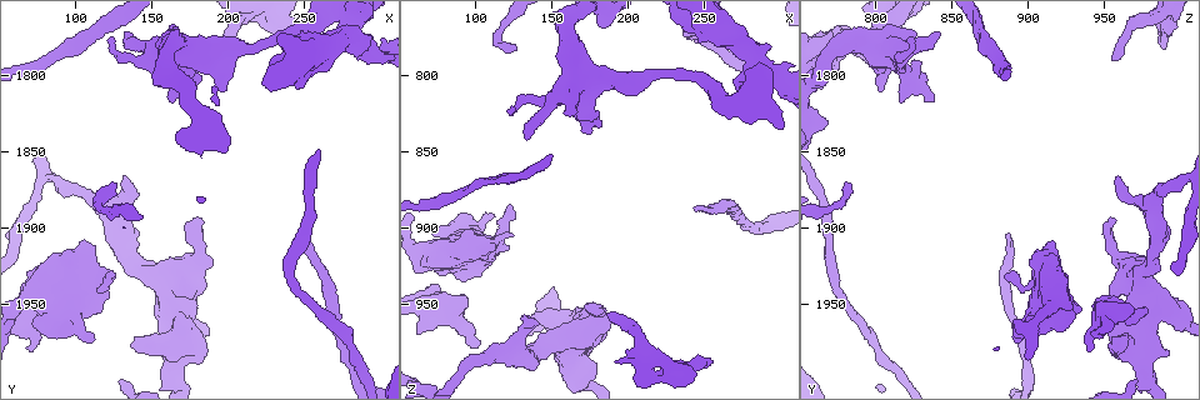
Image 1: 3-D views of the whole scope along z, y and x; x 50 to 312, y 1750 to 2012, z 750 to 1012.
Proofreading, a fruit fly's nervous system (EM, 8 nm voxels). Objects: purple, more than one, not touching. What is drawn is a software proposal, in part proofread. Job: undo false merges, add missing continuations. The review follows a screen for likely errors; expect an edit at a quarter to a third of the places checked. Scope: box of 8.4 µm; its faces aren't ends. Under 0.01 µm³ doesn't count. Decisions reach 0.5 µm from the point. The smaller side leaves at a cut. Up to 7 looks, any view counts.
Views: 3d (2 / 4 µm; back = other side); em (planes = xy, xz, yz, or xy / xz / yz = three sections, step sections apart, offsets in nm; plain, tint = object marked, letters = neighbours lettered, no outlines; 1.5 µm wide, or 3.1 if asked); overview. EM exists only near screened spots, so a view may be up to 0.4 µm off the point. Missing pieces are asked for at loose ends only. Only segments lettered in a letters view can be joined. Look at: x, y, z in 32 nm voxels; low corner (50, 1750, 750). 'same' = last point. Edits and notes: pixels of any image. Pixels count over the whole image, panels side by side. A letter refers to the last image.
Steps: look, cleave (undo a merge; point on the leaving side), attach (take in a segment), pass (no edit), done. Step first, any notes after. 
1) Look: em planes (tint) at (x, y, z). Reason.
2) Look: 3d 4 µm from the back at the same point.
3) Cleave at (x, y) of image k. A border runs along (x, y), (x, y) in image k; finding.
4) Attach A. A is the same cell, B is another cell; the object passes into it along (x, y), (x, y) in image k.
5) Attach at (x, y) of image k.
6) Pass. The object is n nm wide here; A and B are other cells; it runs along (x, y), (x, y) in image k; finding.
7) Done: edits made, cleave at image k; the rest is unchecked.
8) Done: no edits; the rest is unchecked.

Look: 3d 4 µm at (254, 1780, 988). Free end.

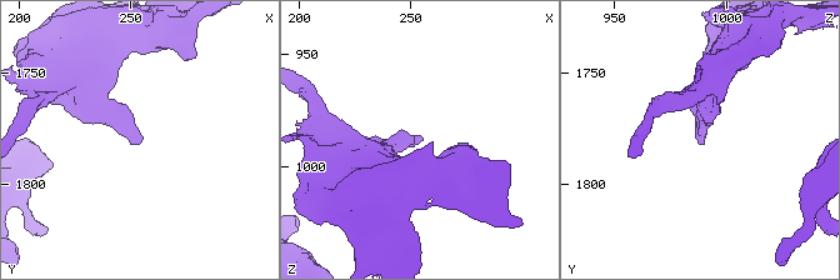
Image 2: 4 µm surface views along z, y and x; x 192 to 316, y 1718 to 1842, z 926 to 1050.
Look: em yz step 4 (tint) at (255, 1781, 987).

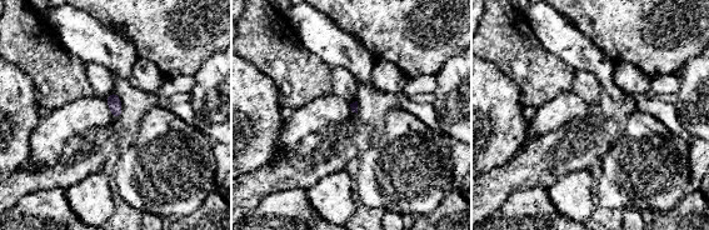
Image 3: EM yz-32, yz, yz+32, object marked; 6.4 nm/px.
Look: em planes (letters) at the same point.

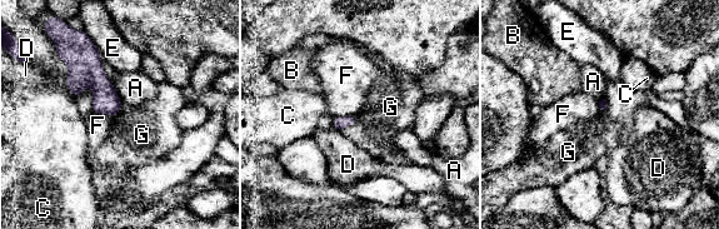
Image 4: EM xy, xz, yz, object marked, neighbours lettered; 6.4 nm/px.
Pass. A, B, C, D, E, F and G are other cells; a border runs along (123, 104), (114, 117) in image 4; no lettered segment goes on from it.

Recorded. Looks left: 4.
Look: em planes (letters) at (186, 1790, 956). Tapers out.

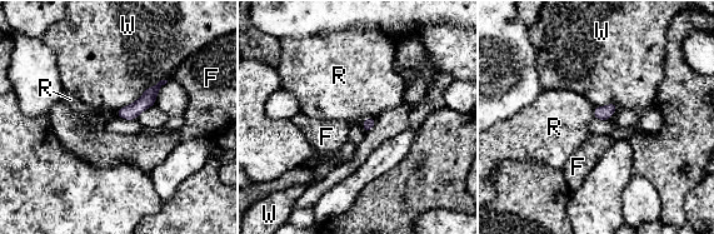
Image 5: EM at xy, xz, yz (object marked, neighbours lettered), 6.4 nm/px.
Pass. F, R and W are other cells; it runs along (155, 88), (135, 109), (120, 113) in image 5; no lettered segment goes on from it.

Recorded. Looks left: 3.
Look: em xz step 4 (tint) at (126, 1896, 982). Three-way junction.

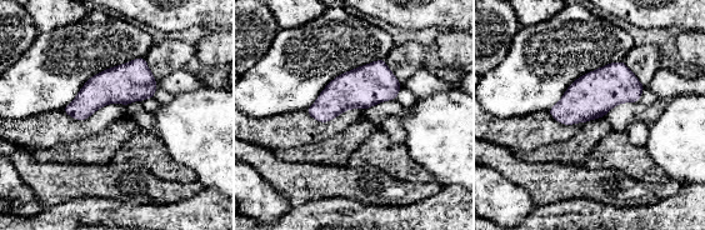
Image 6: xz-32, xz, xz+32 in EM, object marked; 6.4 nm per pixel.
Look: em xy step 8 (letters) at the same point.

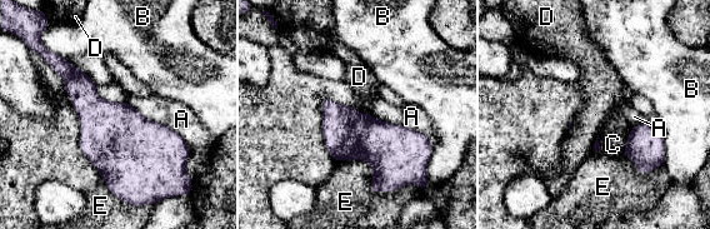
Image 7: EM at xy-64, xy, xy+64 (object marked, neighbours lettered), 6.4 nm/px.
Pass. The longest contact is with A, 550 nm; A, B, C, D and E are other cells; all the same cell.

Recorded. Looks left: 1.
Done: no edits; the rest is unchecked.

